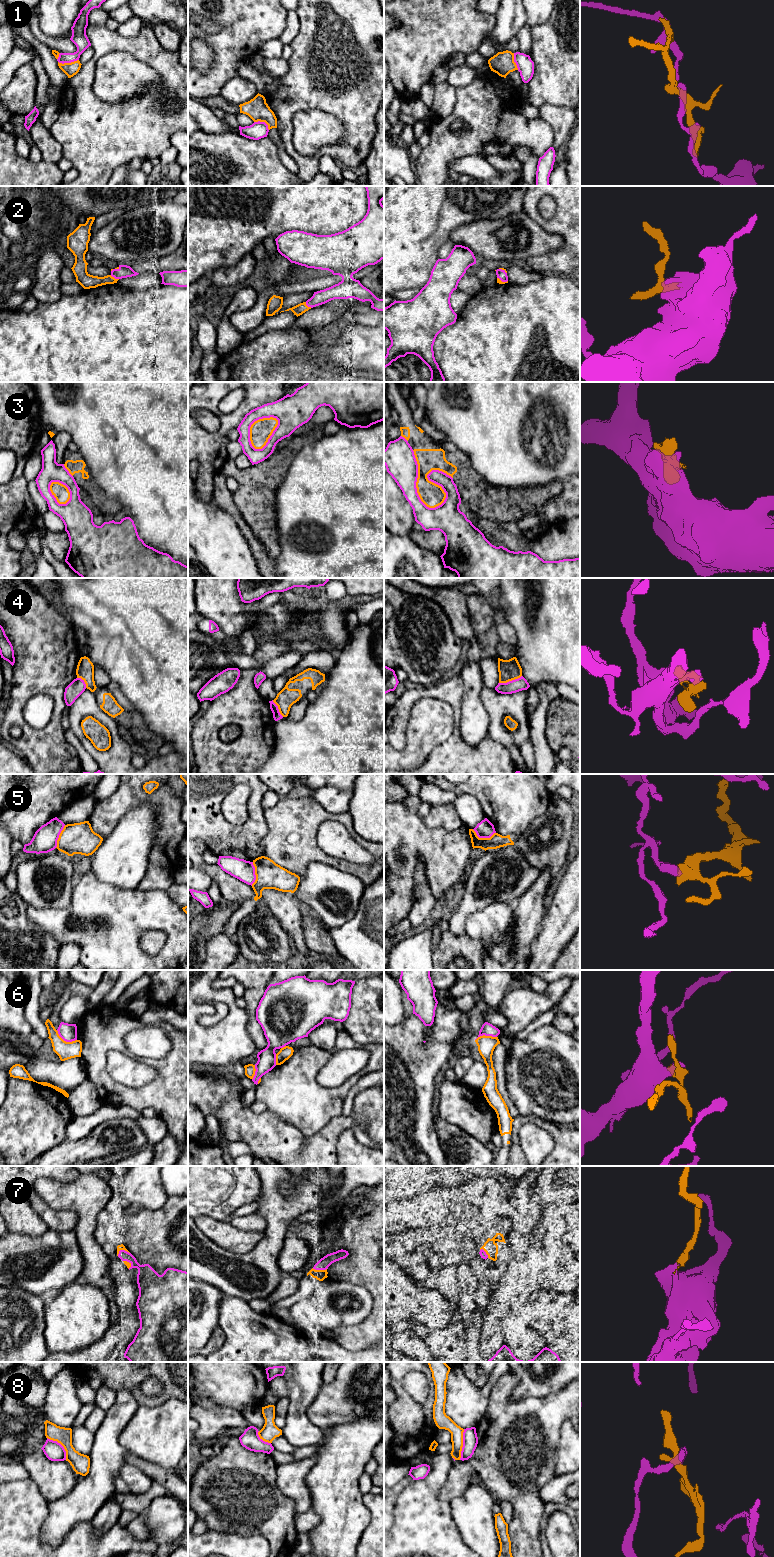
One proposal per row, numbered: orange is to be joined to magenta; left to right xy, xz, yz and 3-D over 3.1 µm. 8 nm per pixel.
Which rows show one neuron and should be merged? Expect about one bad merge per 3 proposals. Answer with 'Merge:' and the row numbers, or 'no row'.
Merge: 2, 7

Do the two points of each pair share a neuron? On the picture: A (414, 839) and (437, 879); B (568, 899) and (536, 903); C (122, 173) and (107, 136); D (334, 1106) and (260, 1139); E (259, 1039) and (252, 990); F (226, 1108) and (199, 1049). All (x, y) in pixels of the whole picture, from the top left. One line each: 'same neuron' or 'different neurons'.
A: same neuron
B: different neurons
C: different neurons
D: different neurons
E: same neuron
F: different neurons

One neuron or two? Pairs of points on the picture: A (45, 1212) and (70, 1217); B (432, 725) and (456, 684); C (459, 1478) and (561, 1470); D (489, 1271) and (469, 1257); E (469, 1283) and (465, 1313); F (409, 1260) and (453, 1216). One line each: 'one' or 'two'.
A: one
B: two
C: two
D: one
E: one
F: two

